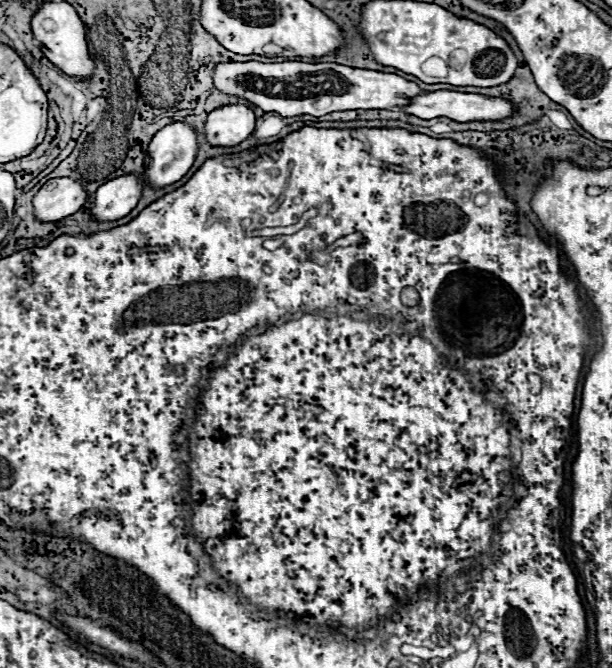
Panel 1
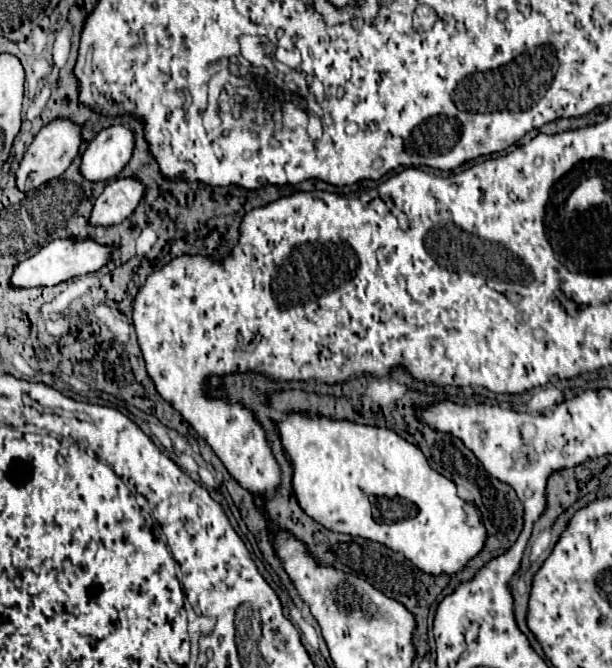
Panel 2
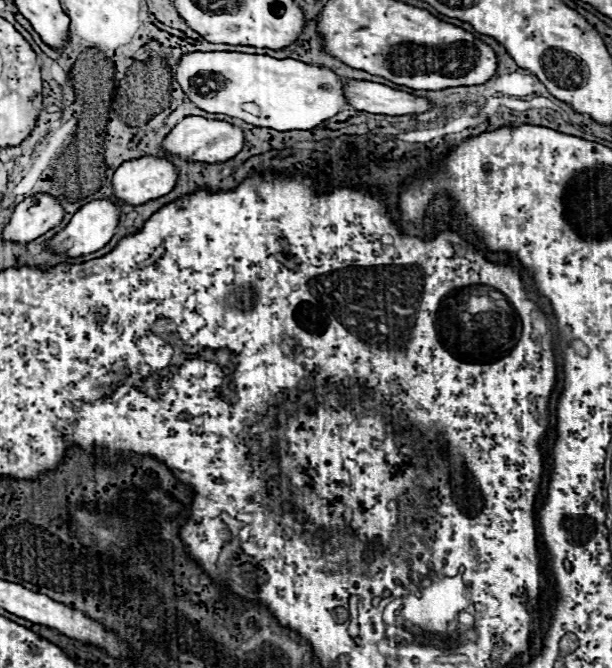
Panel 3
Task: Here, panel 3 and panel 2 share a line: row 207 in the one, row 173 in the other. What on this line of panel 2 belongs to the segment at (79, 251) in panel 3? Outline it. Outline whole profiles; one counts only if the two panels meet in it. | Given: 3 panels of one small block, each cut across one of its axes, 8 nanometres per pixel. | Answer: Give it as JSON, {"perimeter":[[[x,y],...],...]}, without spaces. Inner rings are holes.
{"perimeter":[[[108,126],[96,134],[82,154],[82,174],[90,182],[104,182],[120,174],[134,152],[134,132],[128,126]]]}

